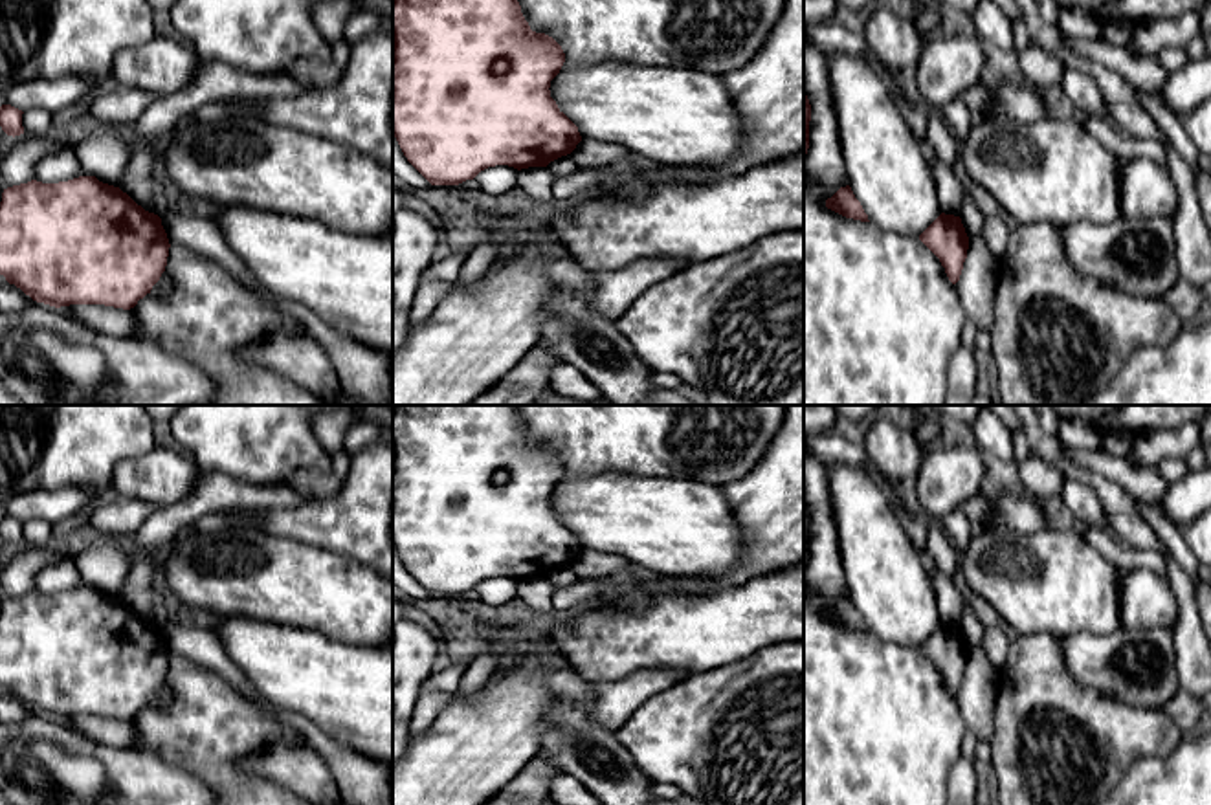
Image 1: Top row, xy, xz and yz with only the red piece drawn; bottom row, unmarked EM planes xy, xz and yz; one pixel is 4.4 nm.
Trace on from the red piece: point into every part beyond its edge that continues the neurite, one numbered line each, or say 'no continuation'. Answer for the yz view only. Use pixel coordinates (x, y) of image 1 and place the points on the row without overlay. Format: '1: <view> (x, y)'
no continuation

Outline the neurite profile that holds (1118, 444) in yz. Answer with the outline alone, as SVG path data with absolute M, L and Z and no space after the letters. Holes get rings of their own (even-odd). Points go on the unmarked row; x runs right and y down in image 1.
M1105 433L1101 447L1114 457L1123 457L1134 444L1134 436L1127 433Z

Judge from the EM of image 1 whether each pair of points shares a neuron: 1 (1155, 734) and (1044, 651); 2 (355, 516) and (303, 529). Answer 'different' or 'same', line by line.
1: same
2: same

